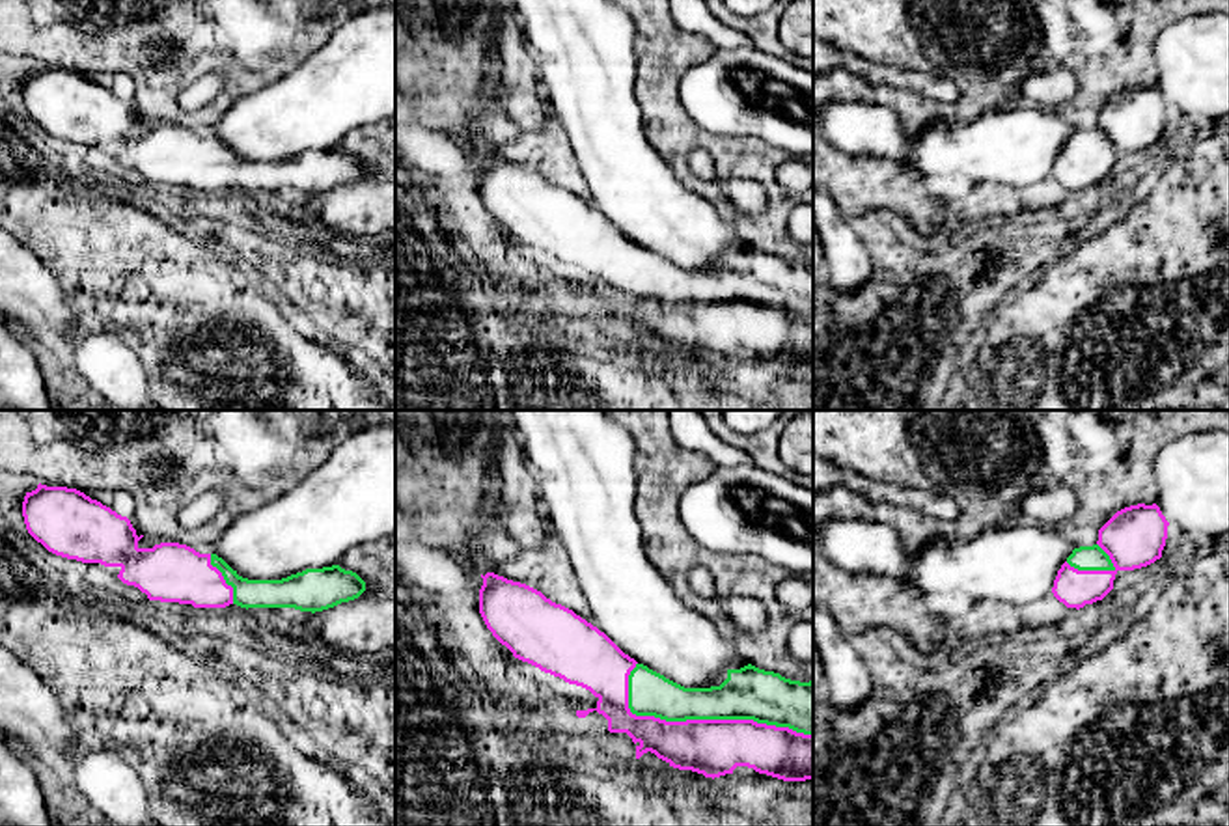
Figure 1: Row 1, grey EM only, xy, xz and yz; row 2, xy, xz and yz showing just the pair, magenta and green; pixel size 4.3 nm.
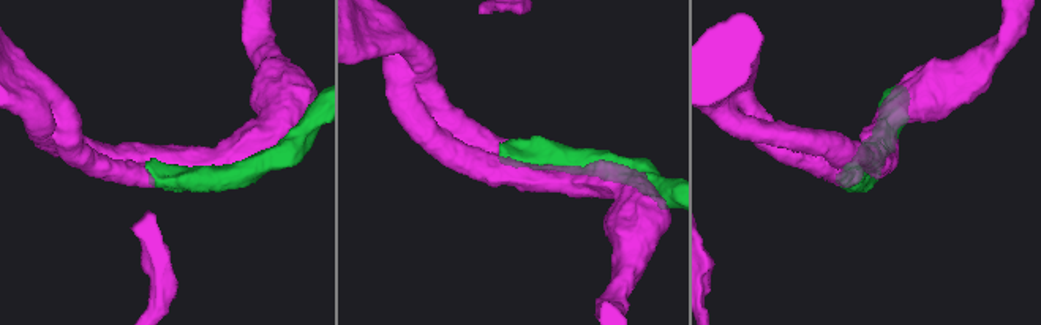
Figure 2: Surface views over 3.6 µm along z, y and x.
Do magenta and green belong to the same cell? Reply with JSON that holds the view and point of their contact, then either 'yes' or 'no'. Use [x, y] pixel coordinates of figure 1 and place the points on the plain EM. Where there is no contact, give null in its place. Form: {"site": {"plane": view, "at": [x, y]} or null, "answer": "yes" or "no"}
{"site": {"plane": "xz", "at": [704, 302]}, "answer": "yes"}

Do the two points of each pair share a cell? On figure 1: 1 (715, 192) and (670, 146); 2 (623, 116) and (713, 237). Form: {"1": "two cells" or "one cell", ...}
{"1": "one cell", "2": "one cell"}

